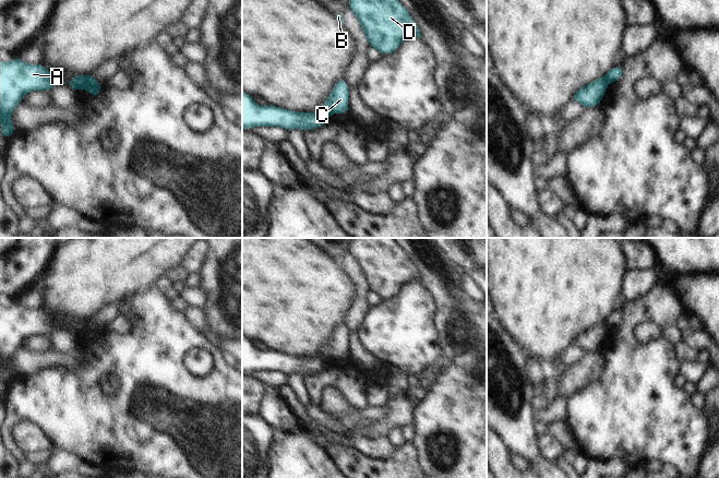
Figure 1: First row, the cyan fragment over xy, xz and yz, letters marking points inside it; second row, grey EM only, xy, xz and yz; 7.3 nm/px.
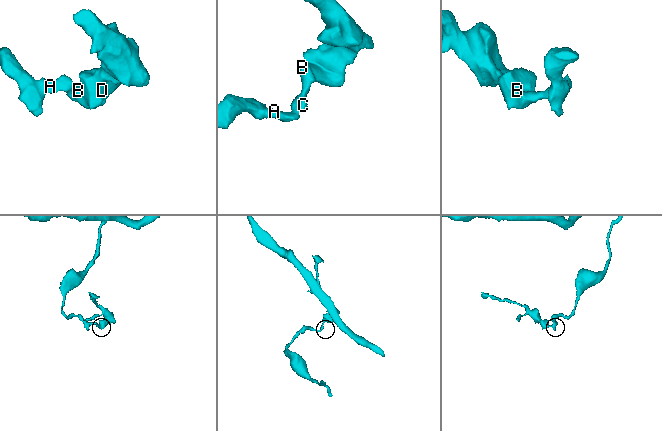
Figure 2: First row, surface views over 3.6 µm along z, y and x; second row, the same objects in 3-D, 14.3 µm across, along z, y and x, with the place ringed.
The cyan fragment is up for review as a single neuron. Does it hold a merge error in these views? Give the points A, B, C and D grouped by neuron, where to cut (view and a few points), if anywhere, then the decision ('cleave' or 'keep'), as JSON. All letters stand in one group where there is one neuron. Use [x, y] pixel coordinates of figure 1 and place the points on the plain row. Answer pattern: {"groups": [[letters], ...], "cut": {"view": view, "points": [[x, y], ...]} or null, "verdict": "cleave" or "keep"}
{"groups": [["A"], ["B", "C", "D"]], "cut": {"view": "xy", "points": [[86, 320], [83, 327], [75, 334]]}, "verdict": "cleave"}

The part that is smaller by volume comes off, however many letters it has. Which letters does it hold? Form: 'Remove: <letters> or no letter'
Remove: B, C, D

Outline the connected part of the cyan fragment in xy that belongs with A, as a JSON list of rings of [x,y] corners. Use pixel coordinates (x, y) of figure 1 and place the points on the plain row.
[[[15,301],[11,307],[0,306],[0,369],[1,378],[9,383],[15,373],[11,358],[22,346],[22,342],[32,335],[48,335],[53,330],[64,328],[61,322],[55,322],[43,309],[28,309]]]

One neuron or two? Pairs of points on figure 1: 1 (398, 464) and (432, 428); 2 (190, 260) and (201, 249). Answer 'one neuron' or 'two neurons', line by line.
1: two neurons
2: one neuron

